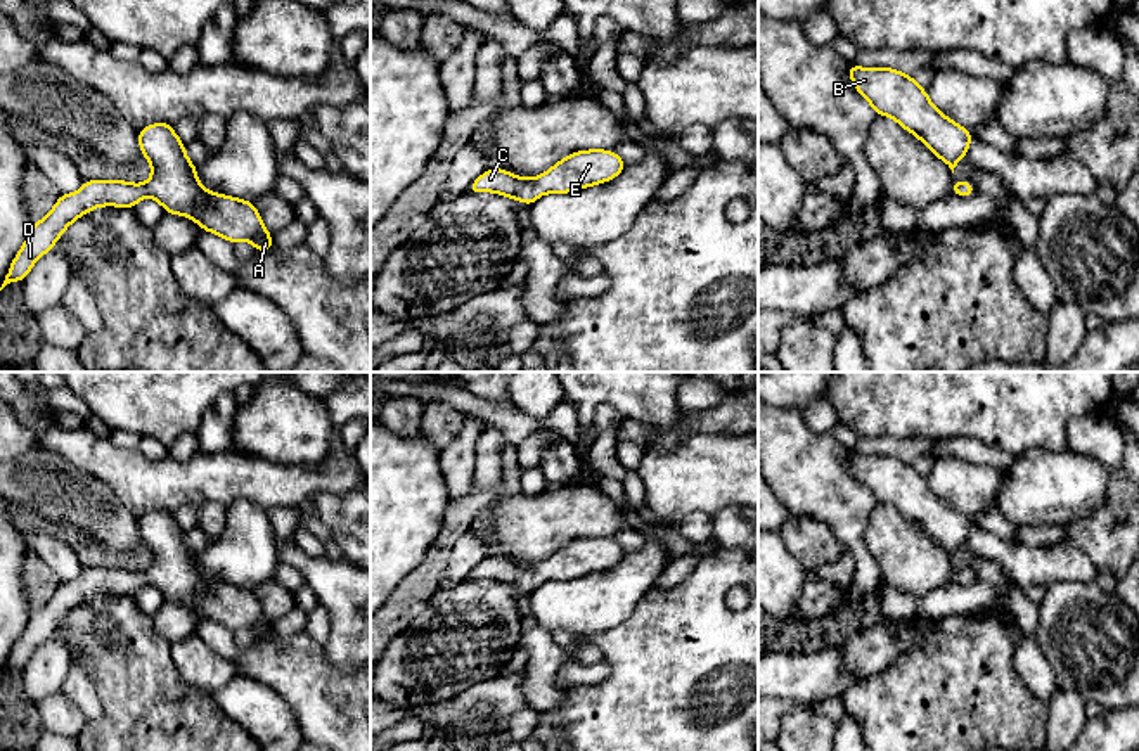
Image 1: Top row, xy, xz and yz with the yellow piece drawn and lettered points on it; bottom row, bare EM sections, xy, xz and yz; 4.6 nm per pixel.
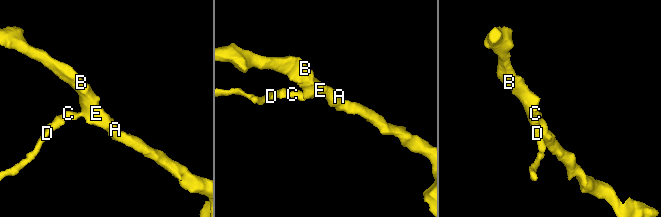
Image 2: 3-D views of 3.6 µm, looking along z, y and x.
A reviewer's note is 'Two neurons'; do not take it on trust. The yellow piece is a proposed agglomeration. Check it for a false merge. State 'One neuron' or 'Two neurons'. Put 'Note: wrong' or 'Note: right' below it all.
One neuron
Note: wrong

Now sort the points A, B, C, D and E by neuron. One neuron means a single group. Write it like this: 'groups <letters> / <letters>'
groups A B C D E

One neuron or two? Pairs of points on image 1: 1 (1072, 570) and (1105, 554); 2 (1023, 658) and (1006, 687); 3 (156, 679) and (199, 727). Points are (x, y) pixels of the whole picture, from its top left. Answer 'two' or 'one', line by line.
1: two
2: two
3: one

